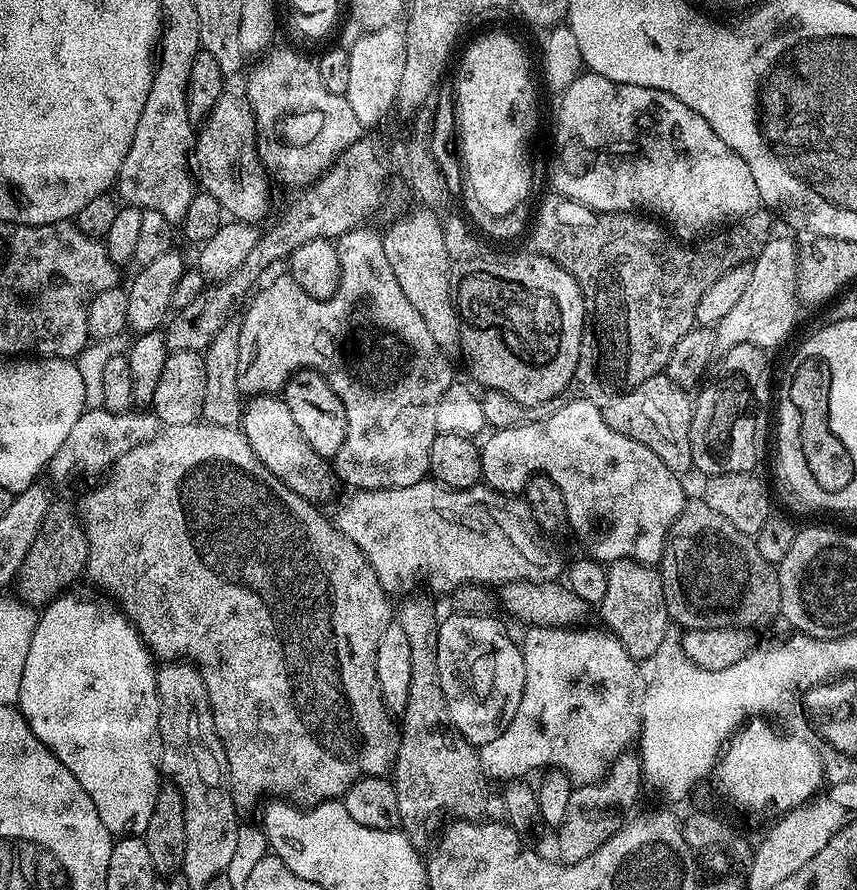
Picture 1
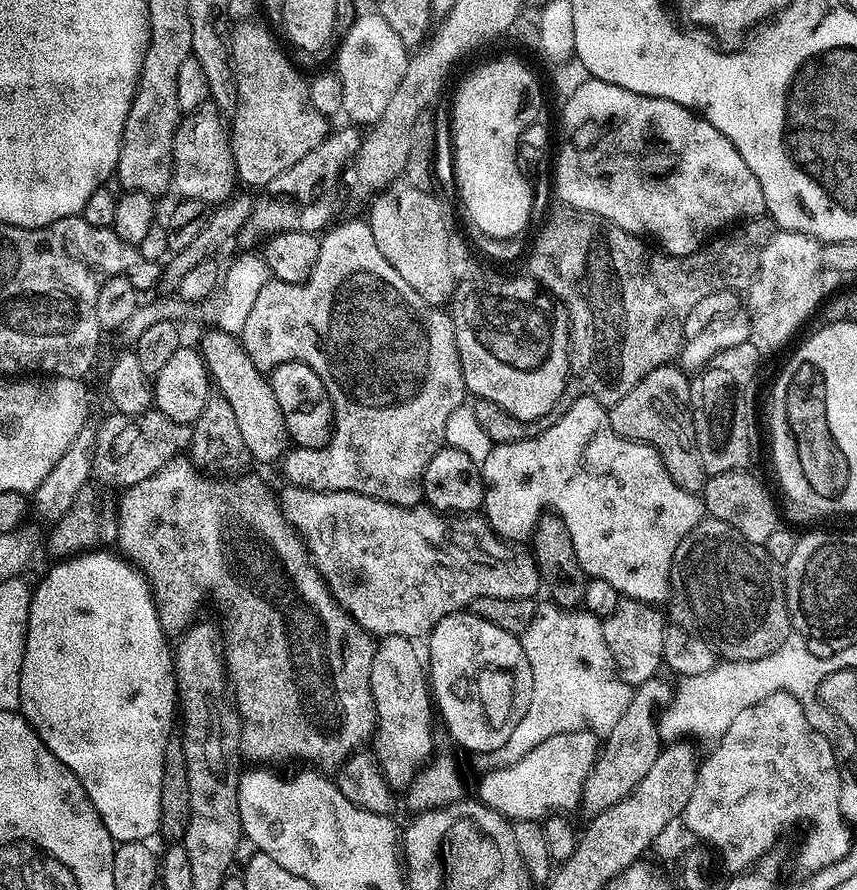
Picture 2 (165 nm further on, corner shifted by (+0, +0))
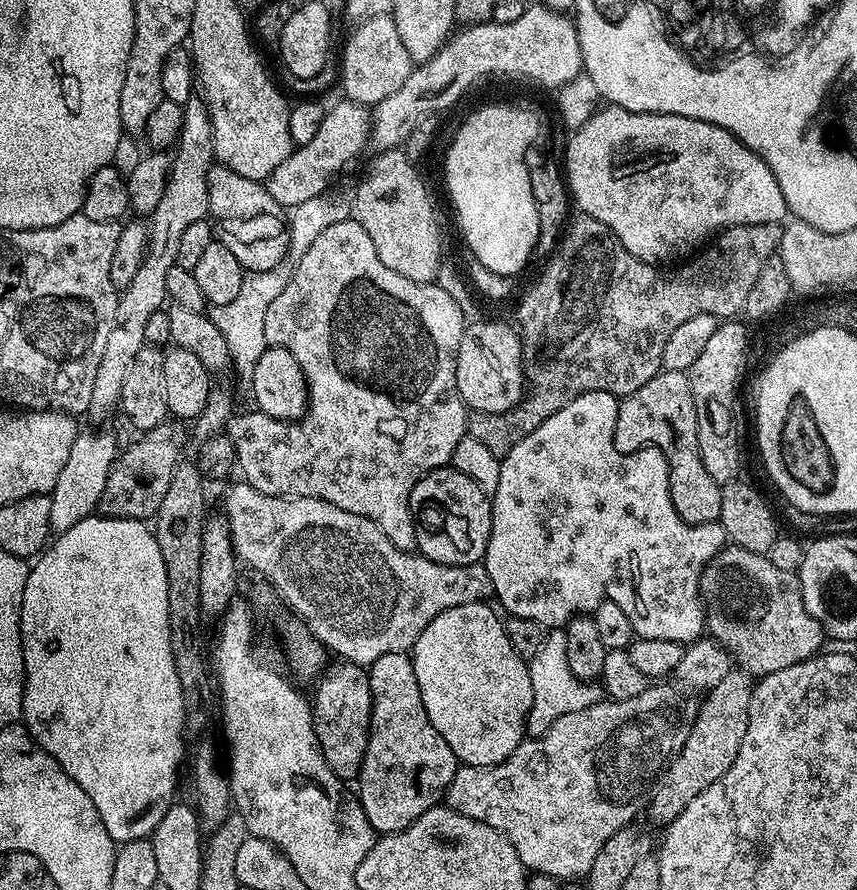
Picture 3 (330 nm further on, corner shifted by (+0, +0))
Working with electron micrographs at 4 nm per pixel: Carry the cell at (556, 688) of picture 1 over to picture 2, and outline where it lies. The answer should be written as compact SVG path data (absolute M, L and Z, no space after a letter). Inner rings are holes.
M551 602L541 603L534 622L520 637L520 645L526 650L526 662L530 662L530 674L534 678L530 706L526 706L522 722L514 726L514 734L506 738L506 746L498 746L498 750L475 757L480 770L517 764L534 750L534 746L546 742L546 738L554 734L579 732L589 726L596 730L612 729L616 720L622 718L634 691L633 685L621 678L606 646L601 617L592 616L586 610L569 610Z

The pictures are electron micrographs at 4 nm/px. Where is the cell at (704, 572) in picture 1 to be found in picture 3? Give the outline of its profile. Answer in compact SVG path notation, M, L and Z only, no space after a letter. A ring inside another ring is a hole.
M725 546L700 575L700 599L704 605L707 635L717 640L732 655L733 661L753 678L774 674L774 670L786 670L786 666L810 660L825 647L823 626L810 618L806 602L802 602L799 575L774 566L763 552Z

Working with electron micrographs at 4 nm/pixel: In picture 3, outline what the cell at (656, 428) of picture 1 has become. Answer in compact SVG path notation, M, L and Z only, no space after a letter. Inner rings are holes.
M660 371L646 386L638 386L634 394L623 397L614 422L614 446L620 452L637 452L649 446L658 449L668 463L668 489L674 510L688 524L714 524L722 510L722 485L702 466L698 446L698 422L694 394L683 372Z

